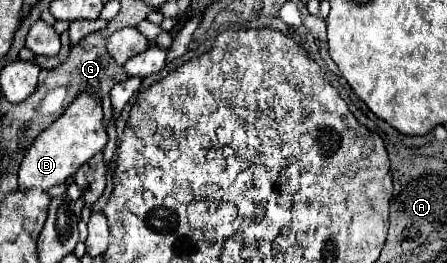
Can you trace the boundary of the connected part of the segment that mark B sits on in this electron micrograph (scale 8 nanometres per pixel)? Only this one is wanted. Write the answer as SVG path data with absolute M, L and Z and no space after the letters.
M80 94L68 110L46 128L26 150L26 156L18 170L18 188L42 188L48 192L52 186L66 182L76 170L96 156L106 146L106 130L102 128L102 106L100 100L88 94Z

